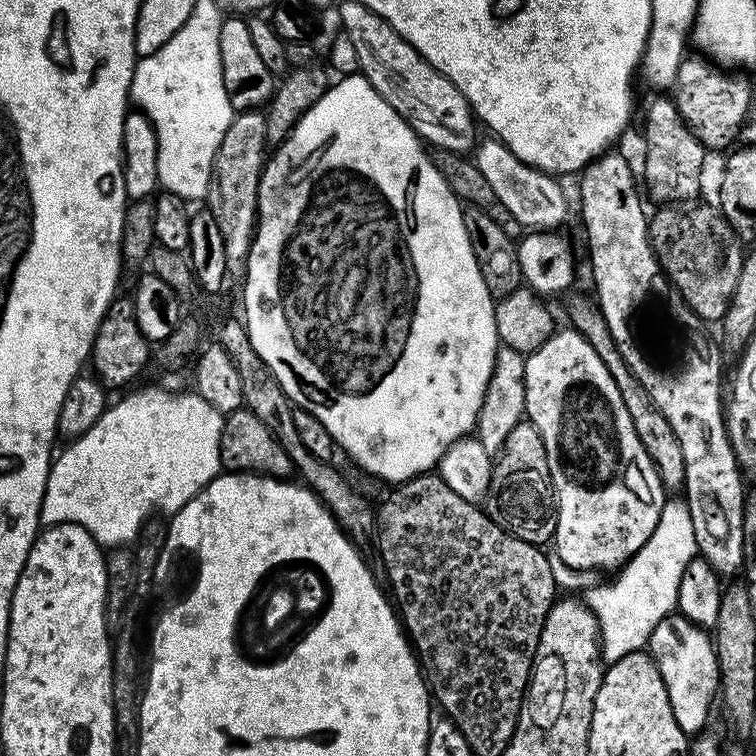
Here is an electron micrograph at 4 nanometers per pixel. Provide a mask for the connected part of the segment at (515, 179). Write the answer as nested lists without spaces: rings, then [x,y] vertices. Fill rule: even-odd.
[[[487,139],[477,148],[472,159],[515,220],[521,227],[532,230],[554,230],[561,227],[560,224],[568,214],[568,202],[563,190],[554,181],[557,179],[522,162],[499,140]]]

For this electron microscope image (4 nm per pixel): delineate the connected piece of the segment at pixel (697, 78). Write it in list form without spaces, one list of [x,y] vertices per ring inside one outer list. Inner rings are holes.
[[[689,55],[680,64],[674,85],[674,99],[680,105],[680,113],[688,123],[689,130],[697,136],[705,149],[724,148],[731,142],[748,112],[748,84],[719,72],[724,70],[711,59],[695,55]]]

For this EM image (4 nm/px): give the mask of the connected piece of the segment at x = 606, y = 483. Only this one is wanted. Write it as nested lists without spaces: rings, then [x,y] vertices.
[[[577,330],[569,331],[553,331],[552,336],[541,348],[527,353],[526,378],[524,379],[524,385],[526,386],[524,415],[532,423],[534,430],[538,430],[538,434],[542,438],[542,446],[546,450],[546,462],[550,466],[552,491],[556,497],[555,555],[560,556],[562,562],[566,562],[568,568],[578,568],[582,572],[592,572],[597,570],[596,568],[614,568],[616,570],[627,564],[650,538],[665,504],[666,493],[658,478],[658,470],[654,470],[654,462],[650,462],[650,454],[646,454],[642,442],[638,442],[638,434],[634,434],[634,422],[630,422],[630,414],[622,402],[622,394],[618,394],[618,386],[614,386],[614,378],[610,374],[610,370],[606,370],[602,358],[598,356],[583,333]]]

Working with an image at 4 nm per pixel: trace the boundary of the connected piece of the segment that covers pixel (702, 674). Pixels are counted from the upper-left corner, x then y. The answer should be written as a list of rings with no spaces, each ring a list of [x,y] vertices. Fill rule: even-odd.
[[[674,614],[653,630],[648,652],[662,674],[675,721],[685,735],[701,733],[710,710],[710,700],[719,691],[720,669],[711,635],[681,614]]]

